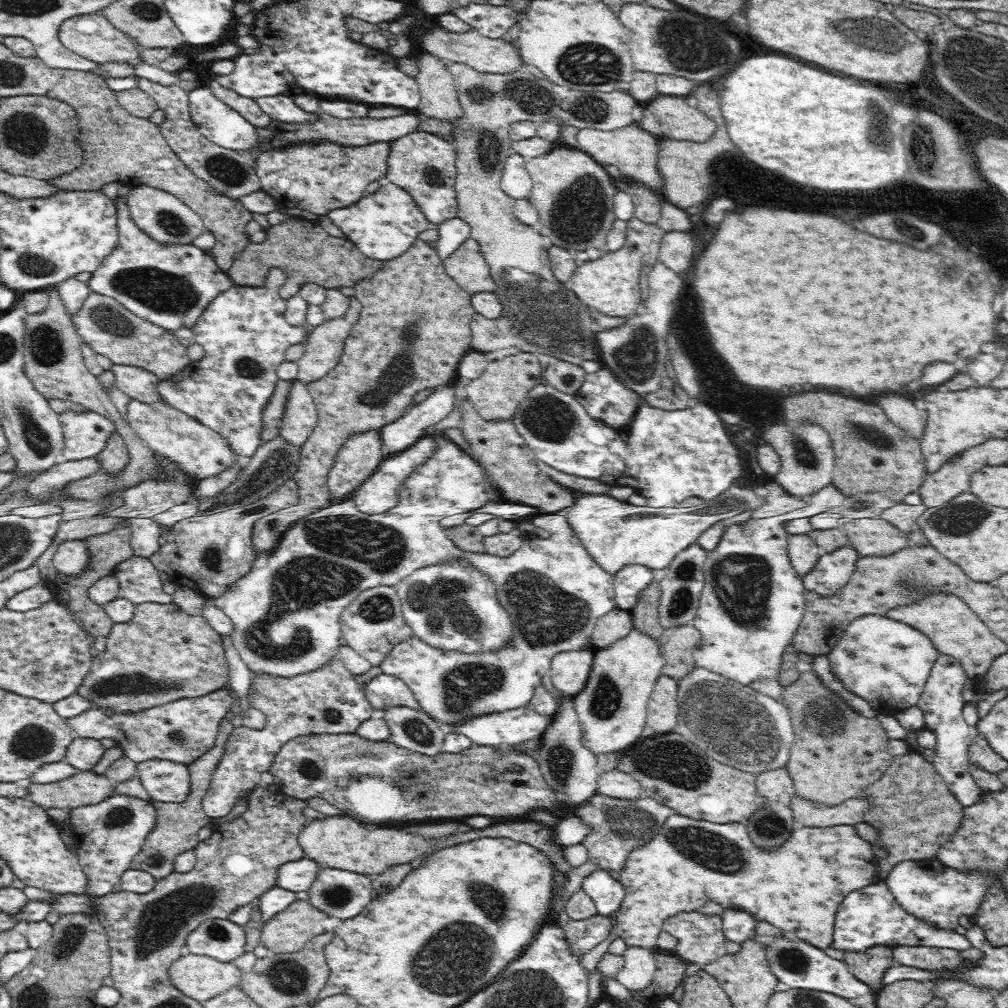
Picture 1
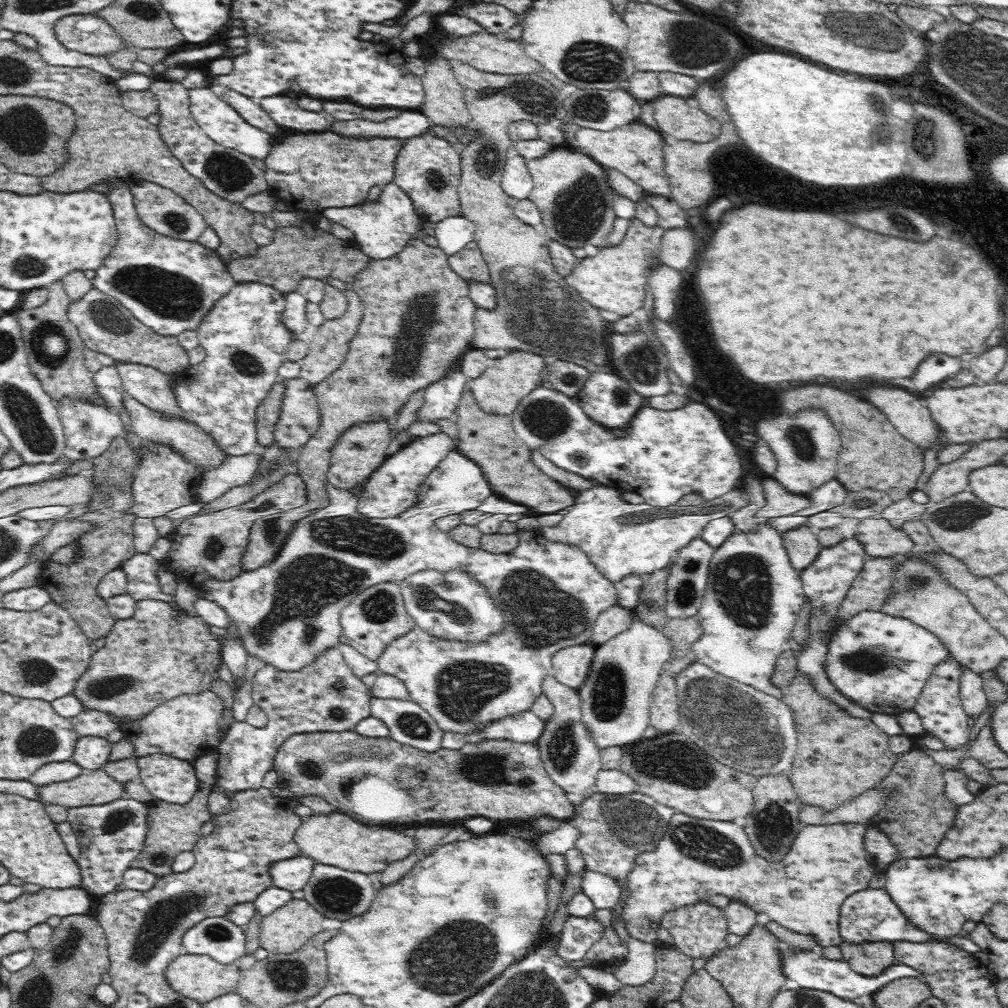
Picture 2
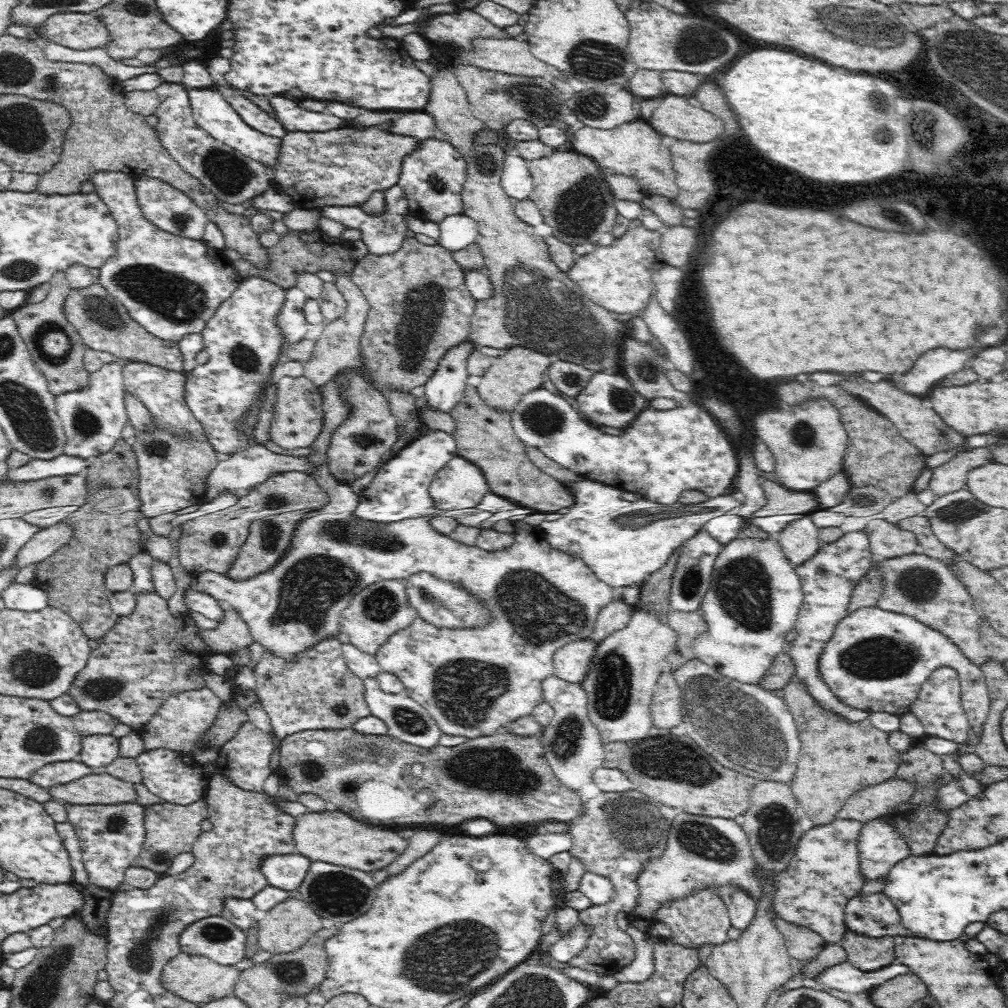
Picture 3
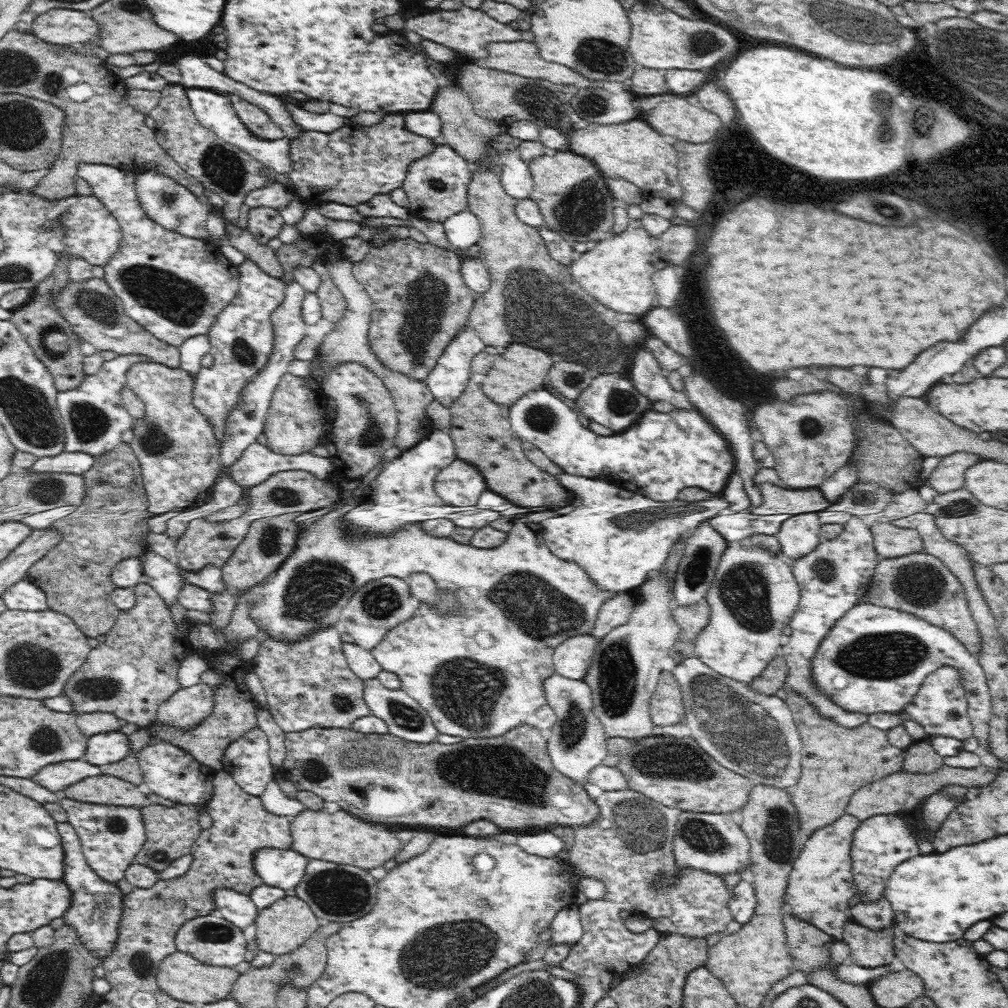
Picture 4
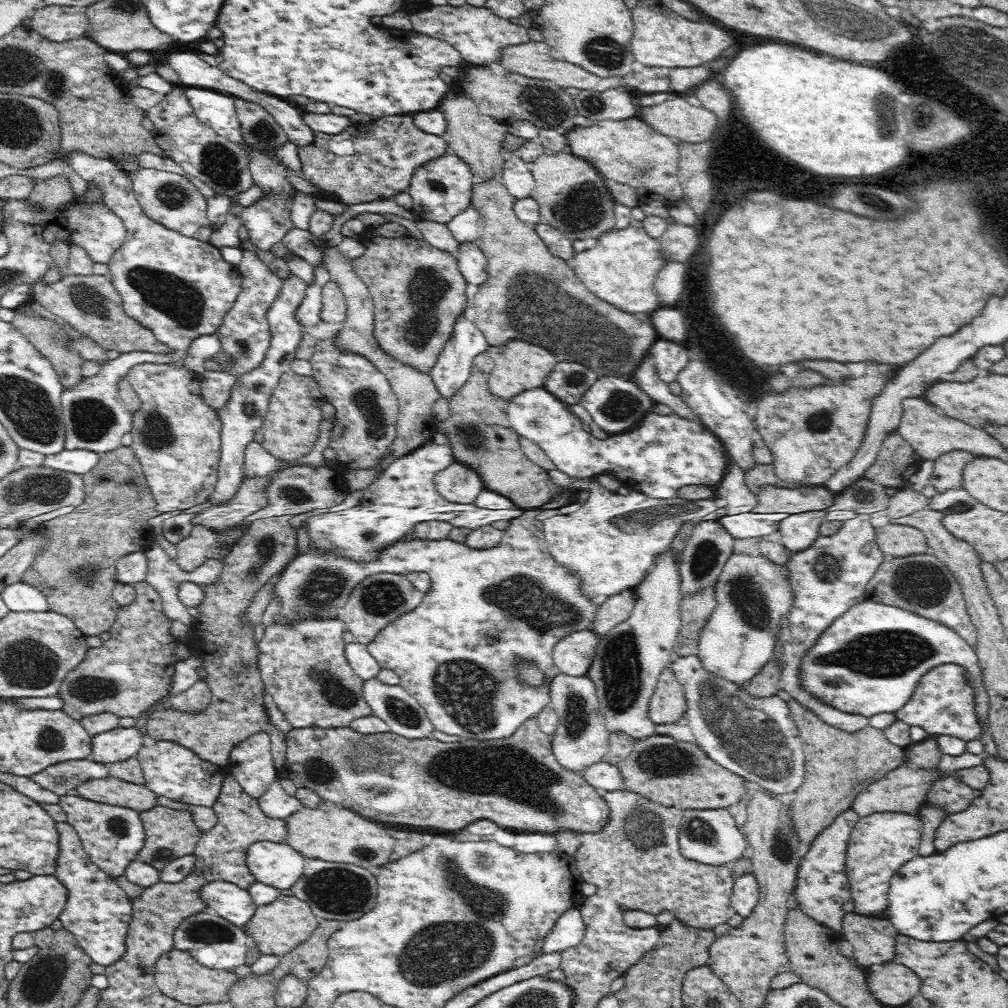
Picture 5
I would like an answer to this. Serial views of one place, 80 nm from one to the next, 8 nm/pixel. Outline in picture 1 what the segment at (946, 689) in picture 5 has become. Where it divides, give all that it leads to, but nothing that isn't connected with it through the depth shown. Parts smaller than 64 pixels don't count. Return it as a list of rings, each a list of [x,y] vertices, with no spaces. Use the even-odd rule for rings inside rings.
[[[940,655],[933,664],[929,678],[924,686],[917,708],[924,714],[925,728],[936,735],[936,753],[938,758],[932,761],[933,768],[941,774],[948,785],[952,796],[962,806],[972,806],[983,796],[984,791],[976,784],[975,778],[968,771],[968,752],[972,745],[973,729],[966,724],[963,718],[965,702],[963,690],[968,682],[968,677],[963,666],[952,656]]]

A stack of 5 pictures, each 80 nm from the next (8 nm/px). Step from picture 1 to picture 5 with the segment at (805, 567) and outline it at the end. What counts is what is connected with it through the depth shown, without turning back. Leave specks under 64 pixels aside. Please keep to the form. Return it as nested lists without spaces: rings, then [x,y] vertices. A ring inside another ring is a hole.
[[[827,510],[800,512],[784,516],[779,524],[783,547],[800,552],[818,538],[819,528],[825,521]]]

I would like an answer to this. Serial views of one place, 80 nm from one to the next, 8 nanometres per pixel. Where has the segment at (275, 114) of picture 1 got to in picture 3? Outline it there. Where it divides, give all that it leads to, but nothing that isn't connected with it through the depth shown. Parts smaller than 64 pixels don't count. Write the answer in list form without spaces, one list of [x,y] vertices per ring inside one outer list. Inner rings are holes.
[[[280,95],[269,96],[279,122],[288,131],[326,132],[349,126],[348,120],[338,118],[330,113],[317,113],[302,108],[297,101],[289,100]]]

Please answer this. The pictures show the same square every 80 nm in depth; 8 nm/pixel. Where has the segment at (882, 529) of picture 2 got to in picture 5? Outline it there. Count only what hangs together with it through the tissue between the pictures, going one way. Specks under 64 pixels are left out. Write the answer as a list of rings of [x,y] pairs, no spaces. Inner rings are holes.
[[[888,523],[876,530],[877,544],[887,558],[929,553],[925,534],[913,526]]]

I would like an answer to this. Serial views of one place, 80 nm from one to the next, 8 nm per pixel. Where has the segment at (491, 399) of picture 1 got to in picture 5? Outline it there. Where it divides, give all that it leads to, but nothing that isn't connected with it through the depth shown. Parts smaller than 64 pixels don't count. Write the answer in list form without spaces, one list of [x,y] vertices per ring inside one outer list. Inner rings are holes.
[[[514,339],[503,346],[500,353],[491,353],[495,365],[488,373],[489,392],[496,397],[508,399],[516,397],[516,394],[523,393],[538,387],[544,387],[546,377],[556,368],[557,356],[544,347],[534,345],[534,343]]]

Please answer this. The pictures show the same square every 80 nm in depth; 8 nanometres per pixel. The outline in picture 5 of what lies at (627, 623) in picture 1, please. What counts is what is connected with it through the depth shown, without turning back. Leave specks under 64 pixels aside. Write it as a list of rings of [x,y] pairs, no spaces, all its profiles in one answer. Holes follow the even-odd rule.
[[[626,589],[598,601],[595,619],[592,622],[592,631],[603,635],[617,624],[624,622],[631,615],[636,599],[635,591]]]

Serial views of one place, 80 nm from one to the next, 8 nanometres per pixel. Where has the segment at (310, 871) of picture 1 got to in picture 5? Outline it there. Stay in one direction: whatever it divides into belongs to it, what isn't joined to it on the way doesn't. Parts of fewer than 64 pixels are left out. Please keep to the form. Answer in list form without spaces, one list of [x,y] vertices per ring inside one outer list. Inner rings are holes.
[[[258,841],[246,852],[246,866],[257,882],[277,889],[291,888],[308,860],[287,842]]]

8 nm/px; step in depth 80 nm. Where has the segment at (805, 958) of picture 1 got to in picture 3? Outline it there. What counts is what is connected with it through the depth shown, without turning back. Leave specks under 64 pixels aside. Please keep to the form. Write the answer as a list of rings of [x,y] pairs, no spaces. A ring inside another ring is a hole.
[[[845,961],[837,966],[832,966],[809,983],[821,990],[833,991],[833,993],[844,992],[853,995],[869,993],[880,983],[890,980],[900,974],[908,974],[911,970],[902,964],[890,964],[880,970],[865,972]]]

